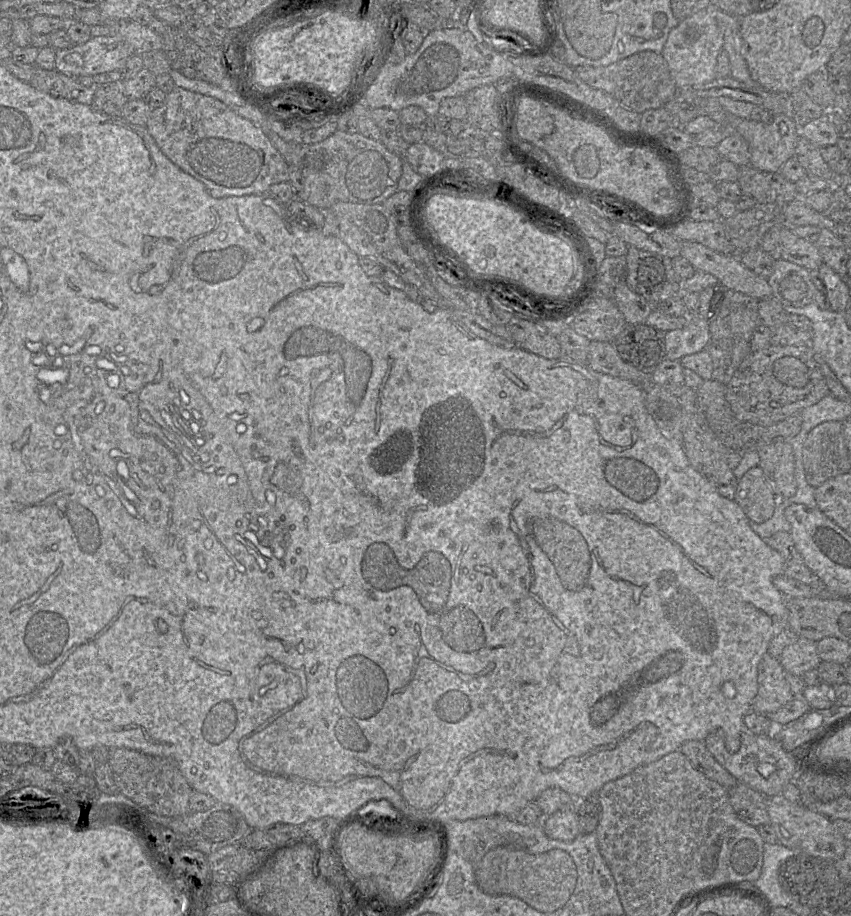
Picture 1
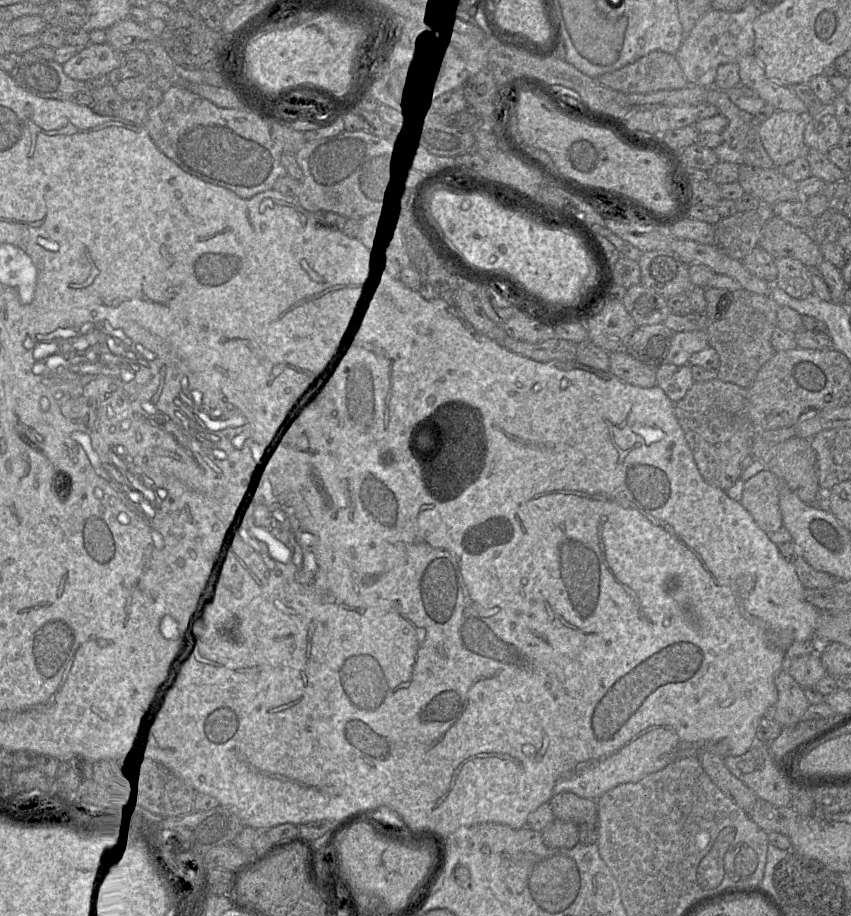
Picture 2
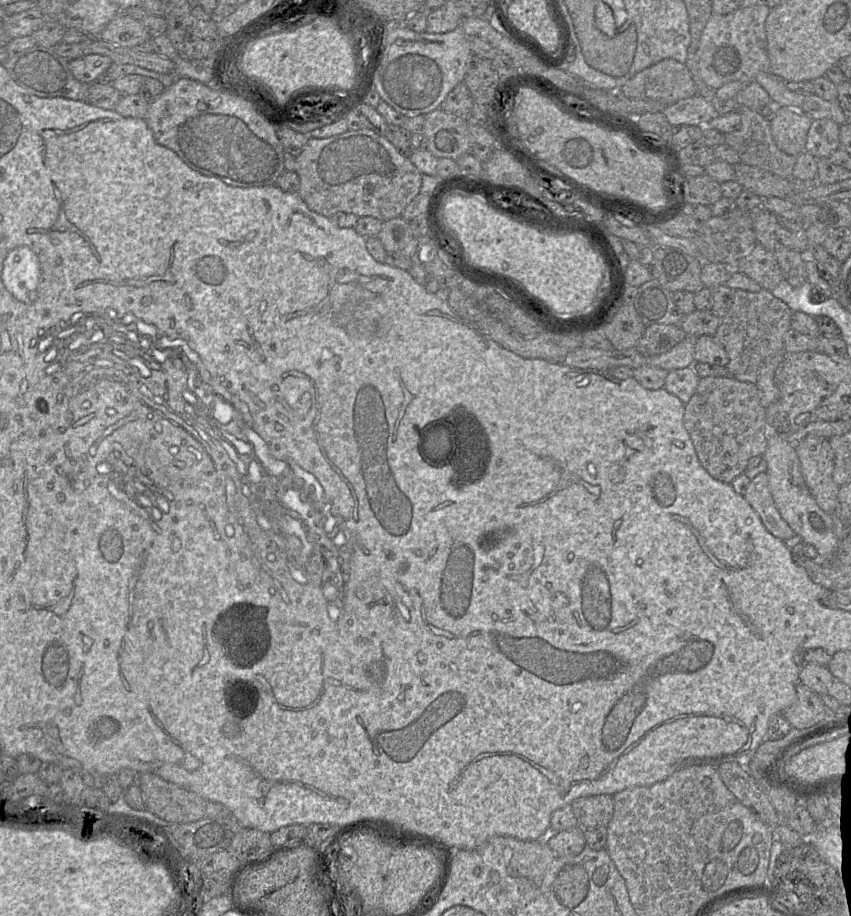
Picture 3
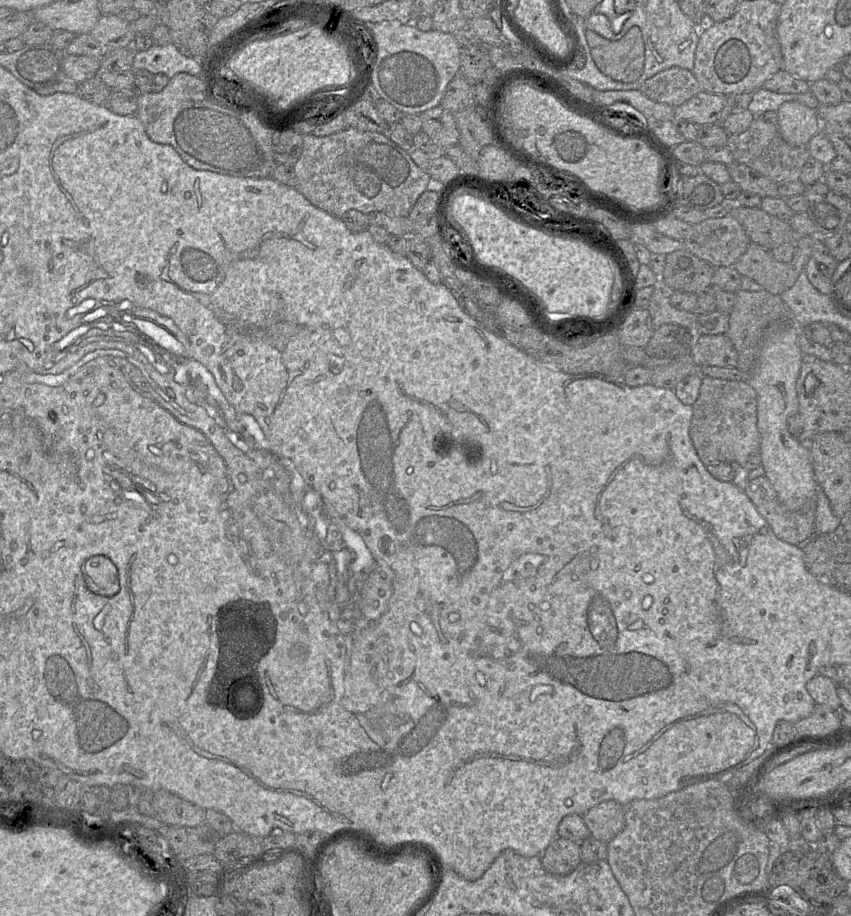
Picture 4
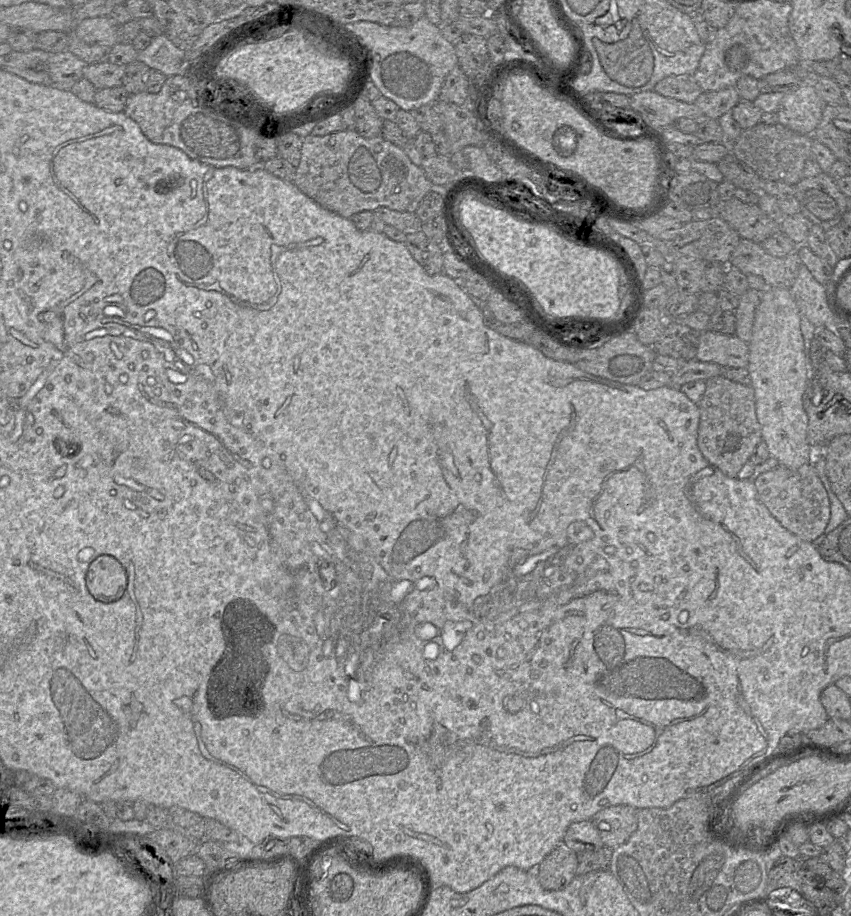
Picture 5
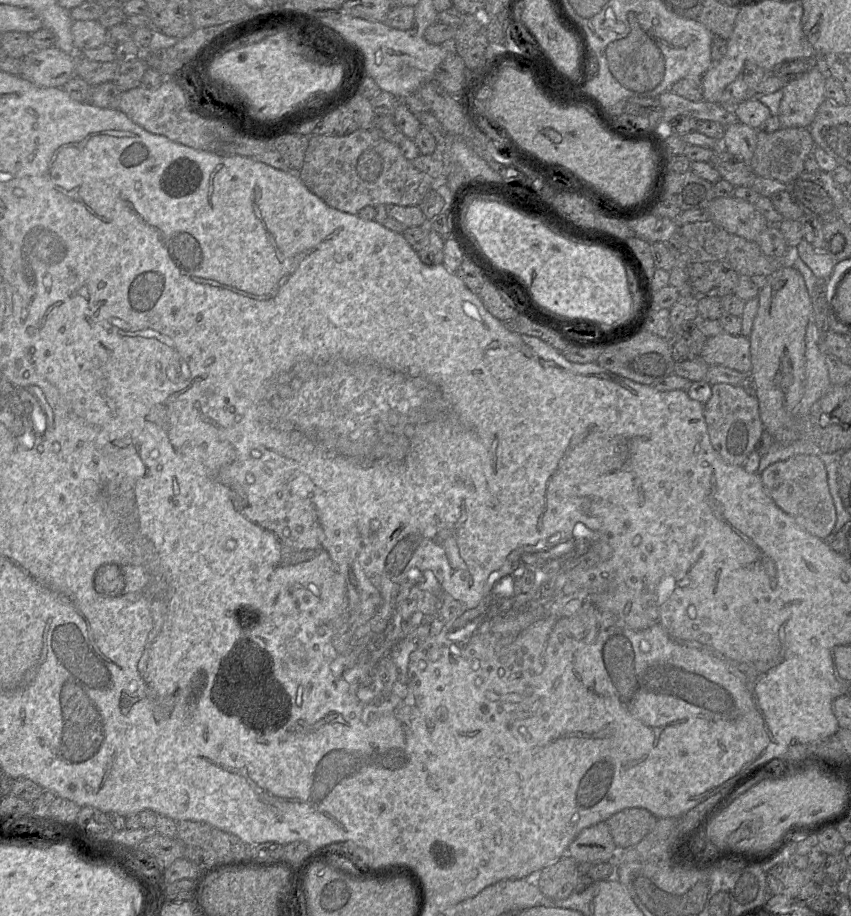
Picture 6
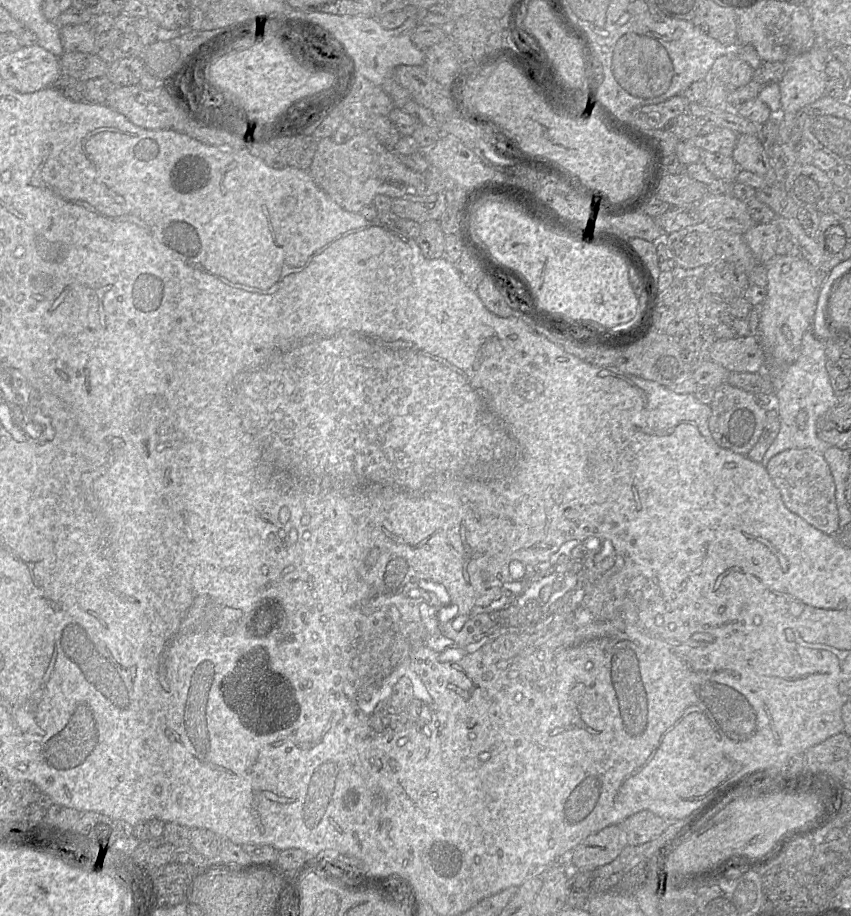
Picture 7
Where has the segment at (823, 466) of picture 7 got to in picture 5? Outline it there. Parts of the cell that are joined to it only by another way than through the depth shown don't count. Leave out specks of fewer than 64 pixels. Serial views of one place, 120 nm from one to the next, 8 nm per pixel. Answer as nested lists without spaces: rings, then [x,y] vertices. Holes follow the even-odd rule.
[[[810,463],[796,470],[778,465],[754,480],[758,500],[789,532],[812,542],[821,536],[830,519],[830,501],[815,468]]]

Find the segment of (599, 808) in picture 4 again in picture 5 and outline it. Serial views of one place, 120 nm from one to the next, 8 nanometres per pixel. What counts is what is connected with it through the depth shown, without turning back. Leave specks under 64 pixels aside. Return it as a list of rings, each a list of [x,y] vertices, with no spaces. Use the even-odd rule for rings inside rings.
[[[614,805],[601,809],[590,819],[603,845],[615,848],[625,843],[637,829],[637,809],[630,805]]]

